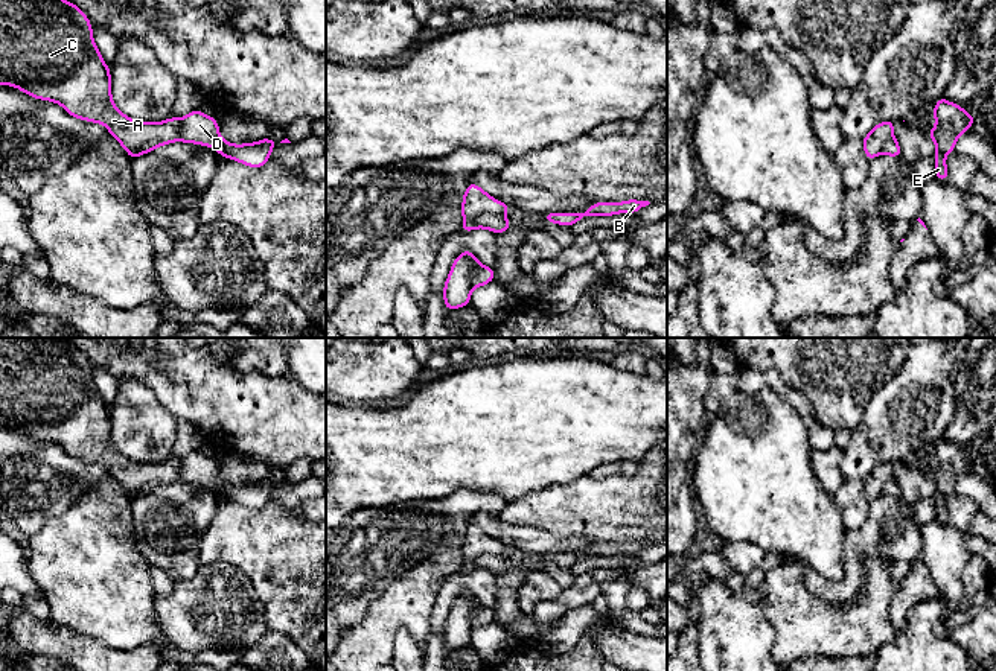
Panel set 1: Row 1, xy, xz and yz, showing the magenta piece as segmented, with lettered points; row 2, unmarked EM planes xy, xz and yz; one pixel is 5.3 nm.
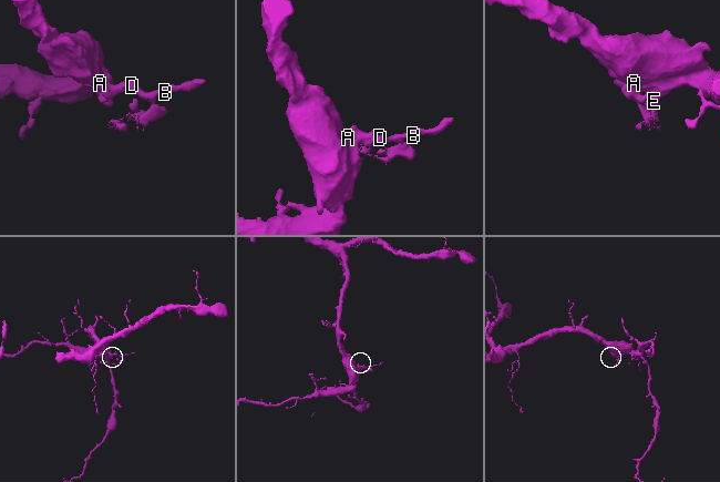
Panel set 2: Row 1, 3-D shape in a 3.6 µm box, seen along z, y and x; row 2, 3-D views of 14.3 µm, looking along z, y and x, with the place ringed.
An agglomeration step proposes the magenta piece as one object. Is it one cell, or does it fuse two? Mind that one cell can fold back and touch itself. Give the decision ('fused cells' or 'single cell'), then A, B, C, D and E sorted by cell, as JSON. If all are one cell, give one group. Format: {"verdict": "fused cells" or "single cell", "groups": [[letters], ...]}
{"verdict": "fused cells", "groups": [["A", "C"], ["B", "D", "E"]]}

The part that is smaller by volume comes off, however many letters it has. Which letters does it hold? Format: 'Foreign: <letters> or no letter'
Foreign: B, D, E

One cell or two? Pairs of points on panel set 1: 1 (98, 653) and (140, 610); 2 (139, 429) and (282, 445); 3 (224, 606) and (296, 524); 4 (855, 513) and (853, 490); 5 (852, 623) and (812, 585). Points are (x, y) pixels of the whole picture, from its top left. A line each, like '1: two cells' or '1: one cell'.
1: two cells
2: two cells
3: two cells
4: one cell
5: two cells

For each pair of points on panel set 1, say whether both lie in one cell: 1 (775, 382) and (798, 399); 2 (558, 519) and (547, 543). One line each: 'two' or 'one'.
1: one
2: two

